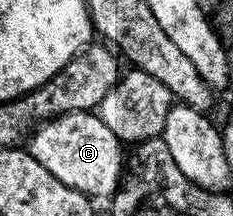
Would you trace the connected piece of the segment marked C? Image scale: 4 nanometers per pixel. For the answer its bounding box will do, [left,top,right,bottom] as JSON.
[25,110,125,200]

